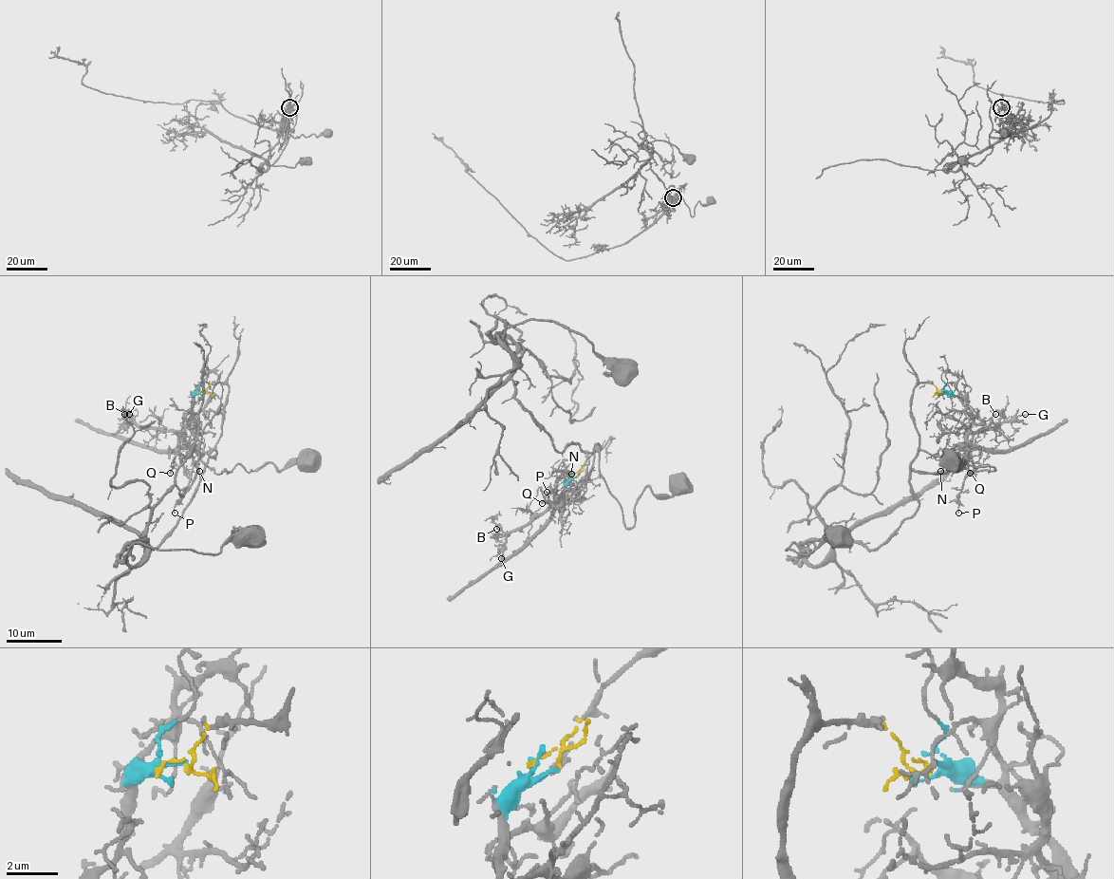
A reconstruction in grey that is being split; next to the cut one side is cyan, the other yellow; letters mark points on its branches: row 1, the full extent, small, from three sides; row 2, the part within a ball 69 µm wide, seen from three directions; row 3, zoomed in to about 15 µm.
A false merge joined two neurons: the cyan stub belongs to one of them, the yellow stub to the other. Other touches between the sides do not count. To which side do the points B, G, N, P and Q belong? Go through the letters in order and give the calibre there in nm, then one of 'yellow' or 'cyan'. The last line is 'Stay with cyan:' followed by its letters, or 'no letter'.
B: calibre 130 nm; cyan
G: calibre 130 nm; cyan
N: calibre 130 nm; cyan
P: calibre 120 nm; cyan
Q: calibre 240 nm; cyan
Stay with cyan: B, G, N, P, Q

